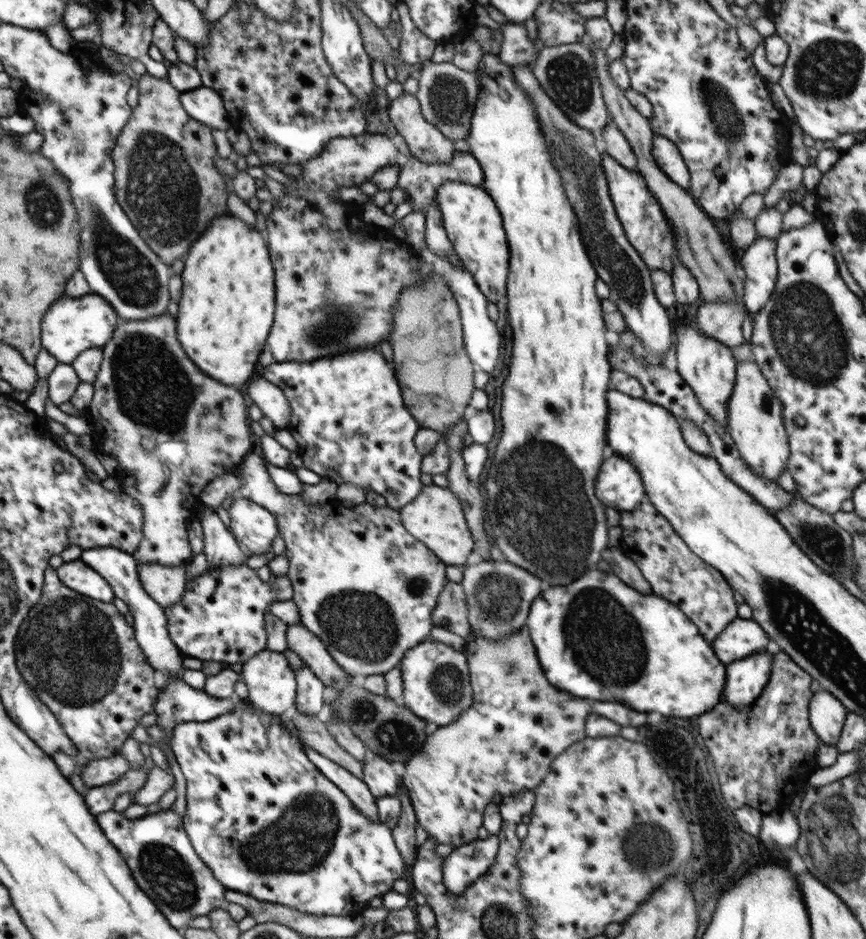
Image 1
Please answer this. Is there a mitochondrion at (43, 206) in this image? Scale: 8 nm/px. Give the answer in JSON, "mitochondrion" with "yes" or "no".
{"mitochondrion":"yes"}

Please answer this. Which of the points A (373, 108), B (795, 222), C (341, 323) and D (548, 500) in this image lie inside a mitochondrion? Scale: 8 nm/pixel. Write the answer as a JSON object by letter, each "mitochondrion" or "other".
{"A":"other","B":"other","C":"mitochondrion","D":"mitochondrion"}

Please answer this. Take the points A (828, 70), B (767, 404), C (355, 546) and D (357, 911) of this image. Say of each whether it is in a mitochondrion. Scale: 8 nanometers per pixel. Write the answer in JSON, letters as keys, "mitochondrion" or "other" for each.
{"A":"mitochondrion","B":"other","C":"other","D":"other"}

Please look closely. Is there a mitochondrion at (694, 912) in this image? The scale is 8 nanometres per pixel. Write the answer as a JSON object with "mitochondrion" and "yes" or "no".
{"mitochondrion":"no"}

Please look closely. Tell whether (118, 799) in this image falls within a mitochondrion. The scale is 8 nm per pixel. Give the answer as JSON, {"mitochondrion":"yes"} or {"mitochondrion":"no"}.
{"mitochondrion":"no"}

